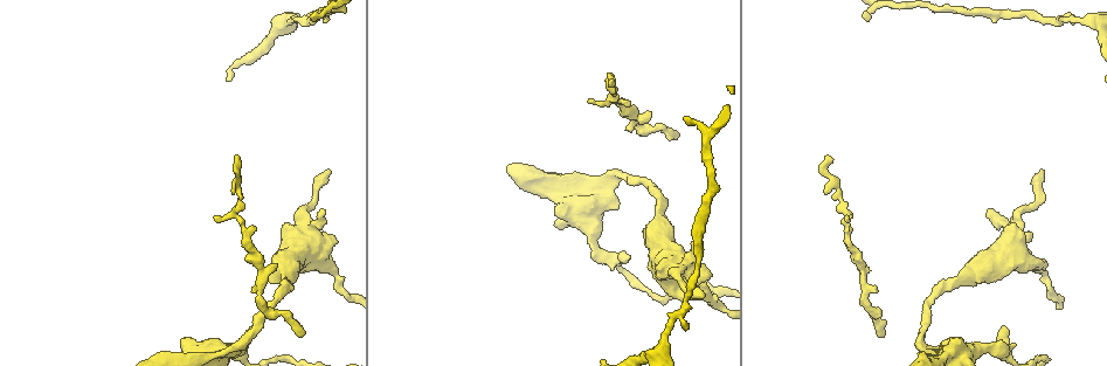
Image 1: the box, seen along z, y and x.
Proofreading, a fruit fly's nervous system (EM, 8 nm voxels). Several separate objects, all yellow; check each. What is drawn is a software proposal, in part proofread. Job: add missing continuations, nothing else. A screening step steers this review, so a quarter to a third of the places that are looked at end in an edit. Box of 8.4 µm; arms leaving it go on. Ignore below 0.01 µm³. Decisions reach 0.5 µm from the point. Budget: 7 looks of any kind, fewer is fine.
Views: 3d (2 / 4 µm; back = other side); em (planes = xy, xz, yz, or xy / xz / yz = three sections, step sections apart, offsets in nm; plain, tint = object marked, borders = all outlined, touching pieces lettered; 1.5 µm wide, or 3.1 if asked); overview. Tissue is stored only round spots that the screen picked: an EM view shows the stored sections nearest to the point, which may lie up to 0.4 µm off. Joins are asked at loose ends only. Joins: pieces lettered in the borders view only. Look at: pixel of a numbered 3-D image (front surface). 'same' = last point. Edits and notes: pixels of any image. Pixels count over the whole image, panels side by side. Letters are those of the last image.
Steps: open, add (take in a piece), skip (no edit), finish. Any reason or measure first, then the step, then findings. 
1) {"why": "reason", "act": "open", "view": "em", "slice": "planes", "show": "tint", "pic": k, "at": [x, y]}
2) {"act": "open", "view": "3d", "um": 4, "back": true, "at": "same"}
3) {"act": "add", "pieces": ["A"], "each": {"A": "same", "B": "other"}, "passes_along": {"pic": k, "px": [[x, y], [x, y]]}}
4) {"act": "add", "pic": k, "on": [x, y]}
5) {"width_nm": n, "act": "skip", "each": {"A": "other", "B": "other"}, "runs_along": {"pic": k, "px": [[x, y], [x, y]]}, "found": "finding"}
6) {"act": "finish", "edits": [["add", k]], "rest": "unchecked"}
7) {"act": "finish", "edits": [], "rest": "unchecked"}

{"why": "free end", "act": "open", "view": "3d", "um": 4, "back": true, "pic": 1, "at": [609, 84]}

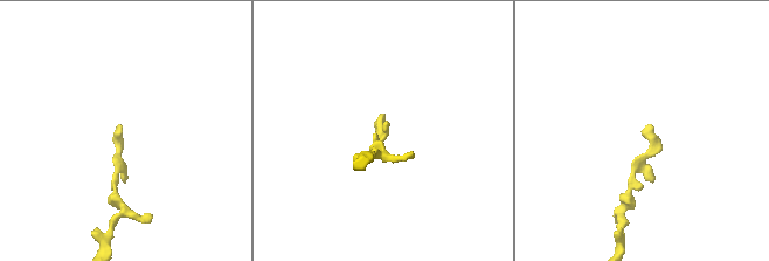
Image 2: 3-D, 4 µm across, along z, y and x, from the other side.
{"why": "now the EM", "act": "open", "view": "em", "slice": "planes", "show": "borders", "pic": 2, "at": [121, 127]}

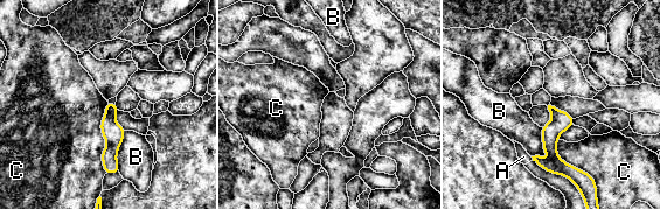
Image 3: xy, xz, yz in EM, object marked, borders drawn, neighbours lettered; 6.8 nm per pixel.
{"width_nm": 120, "act": "skip", "each": {"A": "other", "B": "other", "C": "other"}, "runs_along": {"pic": 3, "px": [[551, 109], [553, 157], [575, 173]]}, "found": "no lettered piece goes on from it"}

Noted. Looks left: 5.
{"why": "free end", "act": "open", "view": "3d", "um": 4, "pic": 1, "at": [686, 116]}

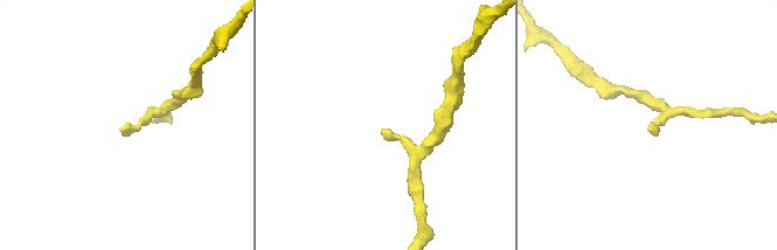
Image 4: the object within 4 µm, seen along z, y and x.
{"why": "need the tissue", "act": "open", "view": "em", "slice": "planes", "show": "tint", "pic": 4, "at": [651, 130]}

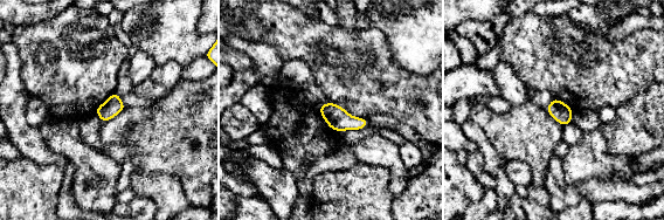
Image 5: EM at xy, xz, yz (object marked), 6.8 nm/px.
{"act": "open", "view": "em", "slice": "planes", "show": "borders", "at": "same"}

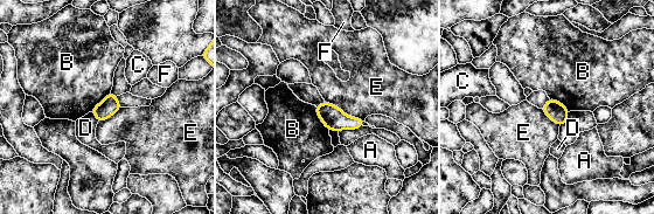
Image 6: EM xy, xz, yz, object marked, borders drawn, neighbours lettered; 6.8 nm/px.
{"act": "skip", "each": {"A": "other", "B": "other", "C": "other", "D": "other", "E": "other", "F": "other"}, "border": {"pic": 6, "px": [[325, 101], [363, 121]]}, "found": "no lettered piece goes on from it"}

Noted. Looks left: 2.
{"why": "branch stops here", "act": "open", "view": "em", "slice": "planes", "show": "tint", "pic": 1, "at": [328, 171]}

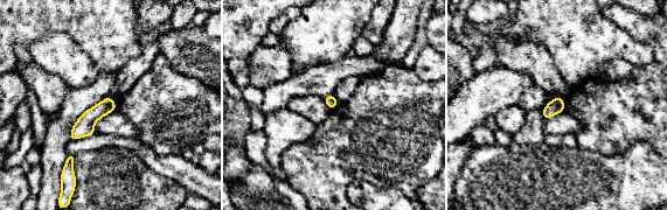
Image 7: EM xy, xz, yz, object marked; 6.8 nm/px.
{"act": "open", "view": "em", "slice": "planes", "show": "borders", "at": "same"}

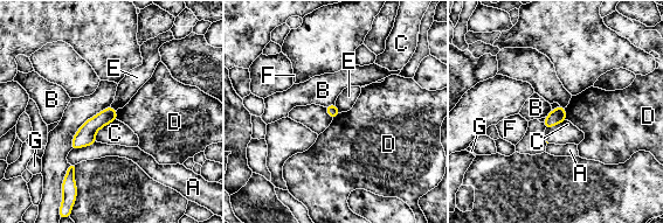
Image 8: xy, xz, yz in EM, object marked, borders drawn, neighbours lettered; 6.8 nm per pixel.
{"act": "skip", "each": {"A": "other", "B": "other", "C": "other", "D": "other", "E": "other", "F": "other", "G": "other"}, "border": {"pic": 8, "px": [[564, 107], [566, 119]]}, "found": "no lettered piece goes on from it"}

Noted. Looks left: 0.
{"act": "finish", "edits": [], "rest": "unchecked"}

